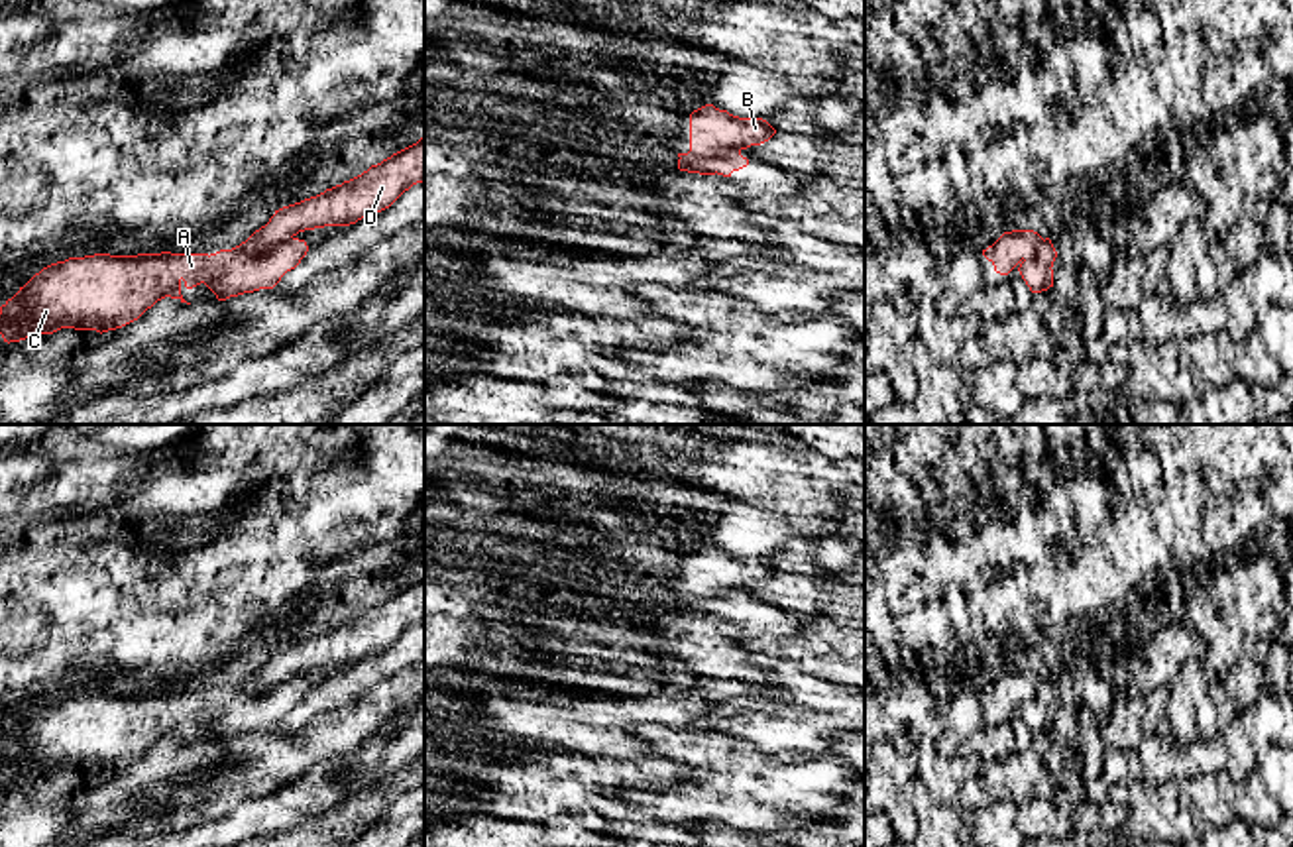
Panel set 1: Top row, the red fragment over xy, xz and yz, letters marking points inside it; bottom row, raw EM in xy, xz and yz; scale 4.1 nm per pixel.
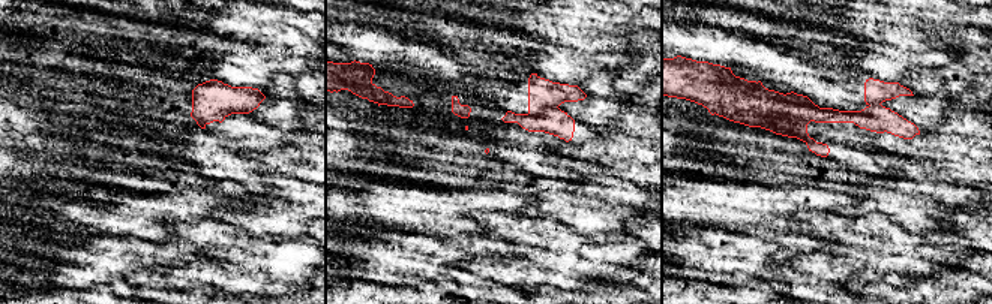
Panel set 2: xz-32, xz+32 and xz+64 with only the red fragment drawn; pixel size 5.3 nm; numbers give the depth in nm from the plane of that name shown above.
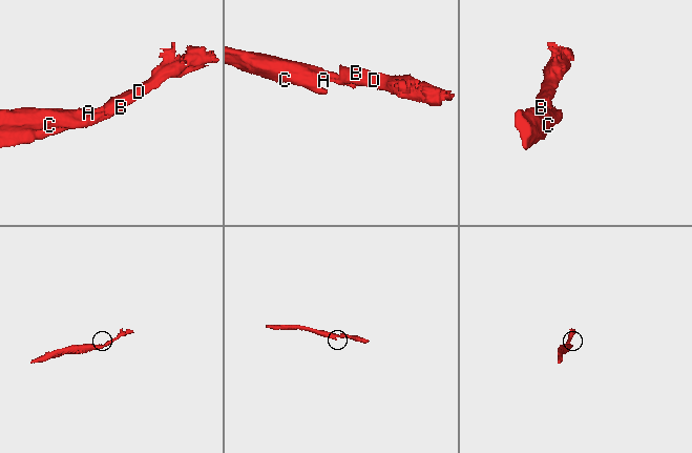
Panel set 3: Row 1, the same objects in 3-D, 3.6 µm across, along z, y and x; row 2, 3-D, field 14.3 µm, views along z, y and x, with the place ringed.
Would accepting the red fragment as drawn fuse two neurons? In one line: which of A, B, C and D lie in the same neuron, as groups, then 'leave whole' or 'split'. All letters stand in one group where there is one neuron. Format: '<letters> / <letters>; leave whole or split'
A C / B D; split

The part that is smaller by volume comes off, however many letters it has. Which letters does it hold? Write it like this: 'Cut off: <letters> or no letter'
Cut off: B, D

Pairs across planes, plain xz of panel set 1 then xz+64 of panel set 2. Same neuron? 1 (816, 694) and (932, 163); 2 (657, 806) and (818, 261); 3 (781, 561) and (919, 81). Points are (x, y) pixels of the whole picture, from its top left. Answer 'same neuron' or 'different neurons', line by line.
1: different neurons
2: same neuron
3: same neuron

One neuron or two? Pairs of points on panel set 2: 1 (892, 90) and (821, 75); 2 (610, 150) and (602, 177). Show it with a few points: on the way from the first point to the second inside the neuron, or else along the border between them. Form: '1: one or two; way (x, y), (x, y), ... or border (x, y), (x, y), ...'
1: one; way (874, 90), (847, 90), (839, 87)
2: two; border (571, 159), (593, 160), (613, 175), (637, 184)

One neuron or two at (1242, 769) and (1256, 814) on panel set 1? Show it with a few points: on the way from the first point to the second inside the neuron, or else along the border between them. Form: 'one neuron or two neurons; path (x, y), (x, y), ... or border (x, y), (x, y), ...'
two neurons; border (1223, 765), (1235, 781), (1242, 781), (1254, 769)

